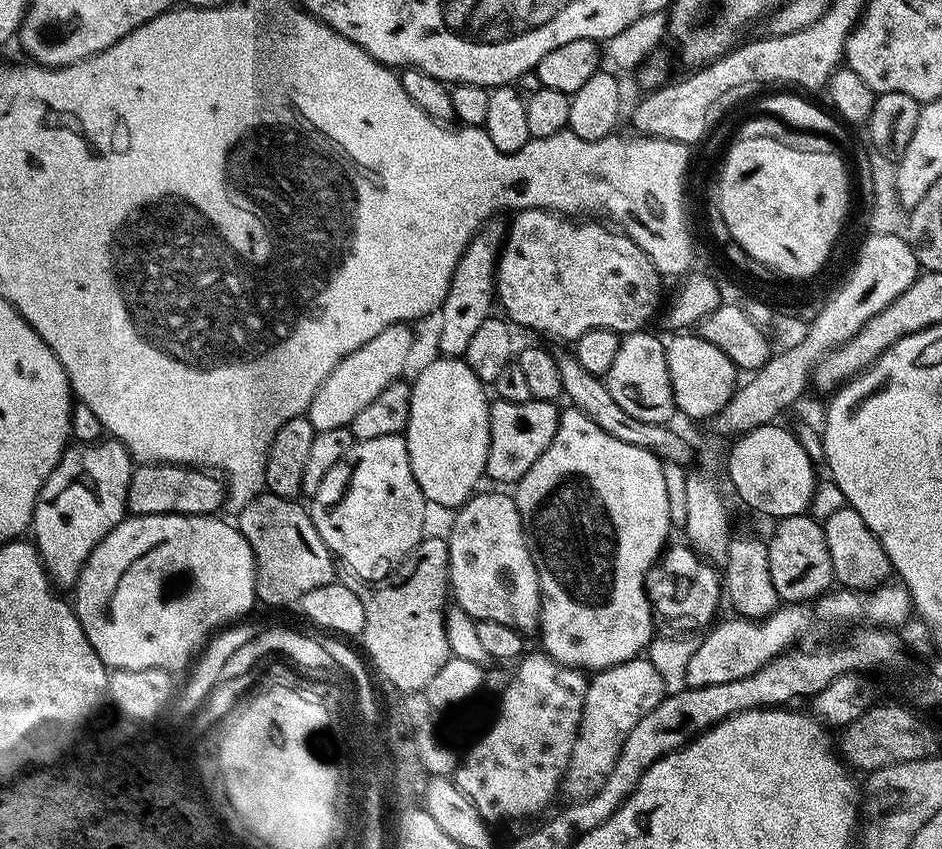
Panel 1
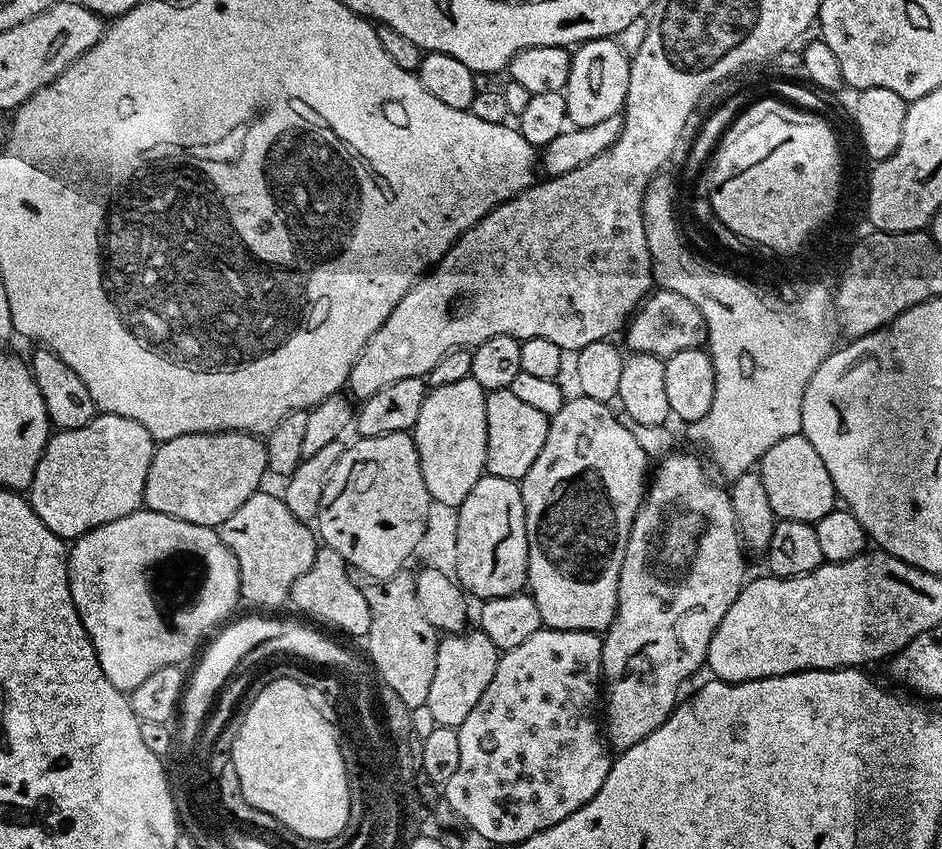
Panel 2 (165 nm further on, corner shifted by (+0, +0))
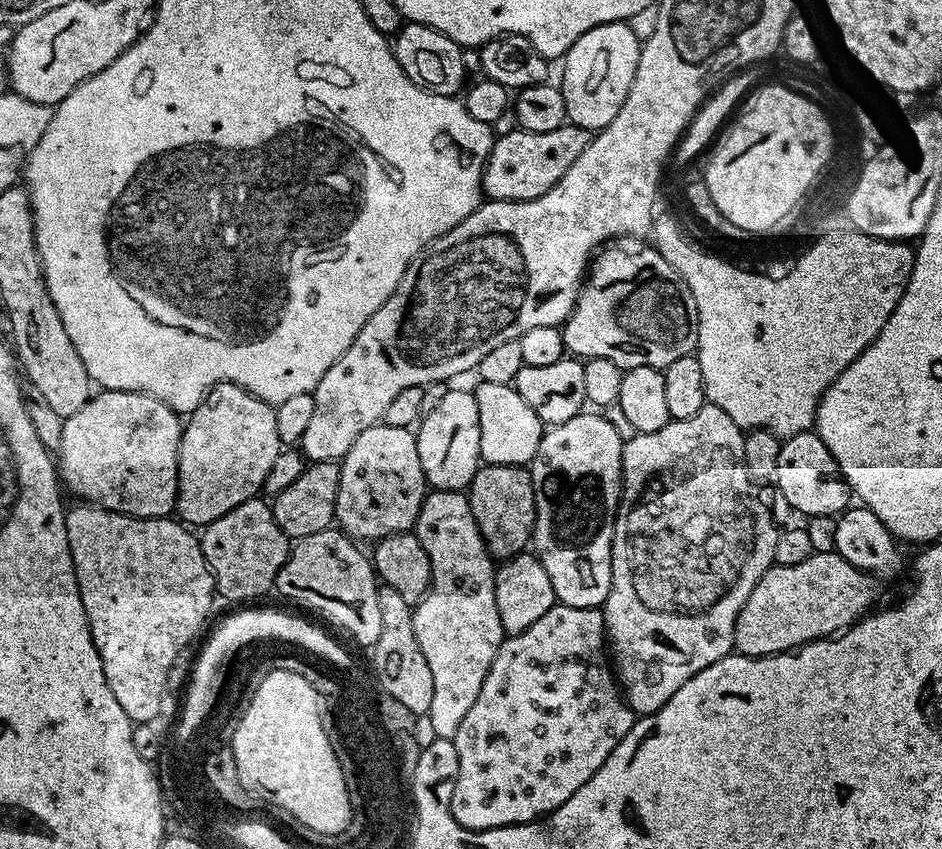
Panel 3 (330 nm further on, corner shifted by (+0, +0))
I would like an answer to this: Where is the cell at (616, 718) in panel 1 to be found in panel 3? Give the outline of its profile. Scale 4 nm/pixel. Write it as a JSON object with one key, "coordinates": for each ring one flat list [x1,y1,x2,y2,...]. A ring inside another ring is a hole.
{"coordinates":[[705,402,702,410,694,414,694,418,669,419,668,424,662,426,662,430,641,432,632,440,624,441,620,505,616,507,616,520,612,523,612,581,610,594,603,602,602,611,606,644,610,649,610,660,614,665,622,695,633,713,640,716,649,716,651,712,658,711,683,684,694,678,694,674,706,670,706,666,718,662,733,651,734,626,738,614,762,574,766,574,766,570,773,567,774,546,778,546,778,525,771,510,764,505,763,498,756,493,754,477,744,465,744,438,745,433,736,425,734,418,726,414,726,410,718,410,718,406]]}

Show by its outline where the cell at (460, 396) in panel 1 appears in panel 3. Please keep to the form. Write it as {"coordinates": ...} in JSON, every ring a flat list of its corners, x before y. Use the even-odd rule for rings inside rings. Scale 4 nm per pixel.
{"coordinates":[[449,387,448,393,430,414,419,421,415,429,418,442,418,458,422,458,422,470,426,480,433,489,441,492,459,492,467,489,482,466,480,458,480,423,478,422,478,402,475,391,464,388]]}

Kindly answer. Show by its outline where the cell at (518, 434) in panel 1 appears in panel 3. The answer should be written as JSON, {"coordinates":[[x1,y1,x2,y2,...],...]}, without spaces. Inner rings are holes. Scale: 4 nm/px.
{"coordinates":[[480,380,475,385,478,402,478,422,480,423,480,458,484,464,501,464,502,466,528,466,538,454,538,446,542,442,546,425,540,421,538,414,526,406,526,398,516,392,512,384,499,384]]}

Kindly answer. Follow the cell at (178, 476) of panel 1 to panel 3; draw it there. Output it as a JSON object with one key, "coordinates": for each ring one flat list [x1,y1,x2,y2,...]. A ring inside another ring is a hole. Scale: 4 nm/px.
{"coordinates":[[225,382,209,388,208,394,190,415,183,421,178,446,178,482,176,483,175,515,185,525,207,526,222,514,230,514,234,506,261,495,266,474,274,466,274,458,282,450,276,425,276,410,270,403,259,400,255,391,241,385]]}

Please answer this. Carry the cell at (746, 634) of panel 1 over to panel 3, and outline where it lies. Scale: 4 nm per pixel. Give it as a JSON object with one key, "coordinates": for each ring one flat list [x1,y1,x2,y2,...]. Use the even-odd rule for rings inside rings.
{"coordinates":[[816,552,798,566,776,564,754,586,750,598,742,606,734,626,734,648,741,656,773,656,779,652,790,652,809,644,811,640,823,640,851,628,857,620,869,615,876,600,877,577,871,572,855,568,839,552]]}

